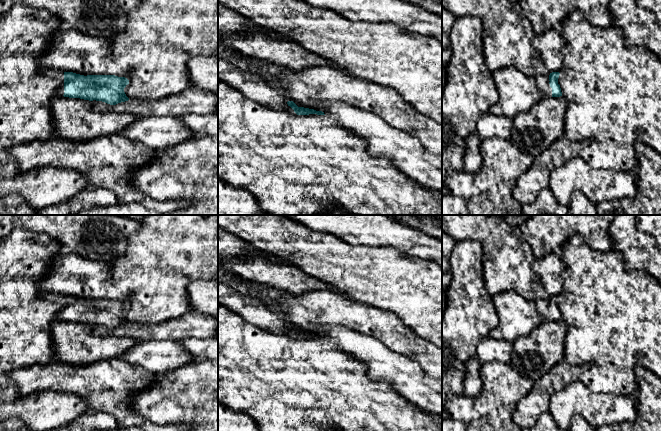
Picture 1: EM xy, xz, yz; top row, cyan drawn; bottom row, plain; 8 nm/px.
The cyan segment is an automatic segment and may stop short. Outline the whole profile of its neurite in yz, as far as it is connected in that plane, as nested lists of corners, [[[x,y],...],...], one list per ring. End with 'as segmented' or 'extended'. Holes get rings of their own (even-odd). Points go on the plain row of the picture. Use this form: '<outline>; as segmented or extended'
[[[552,296],[549,300],[539,299],[536,303],[538,313],[543,321],[560,321],[562,320],[560,309],[558,308],[559,296]]]; extended

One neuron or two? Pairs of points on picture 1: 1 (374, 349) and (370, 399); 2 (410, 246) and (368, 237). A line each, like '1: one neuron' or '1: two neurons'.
1: two neurons
2: one neuron

